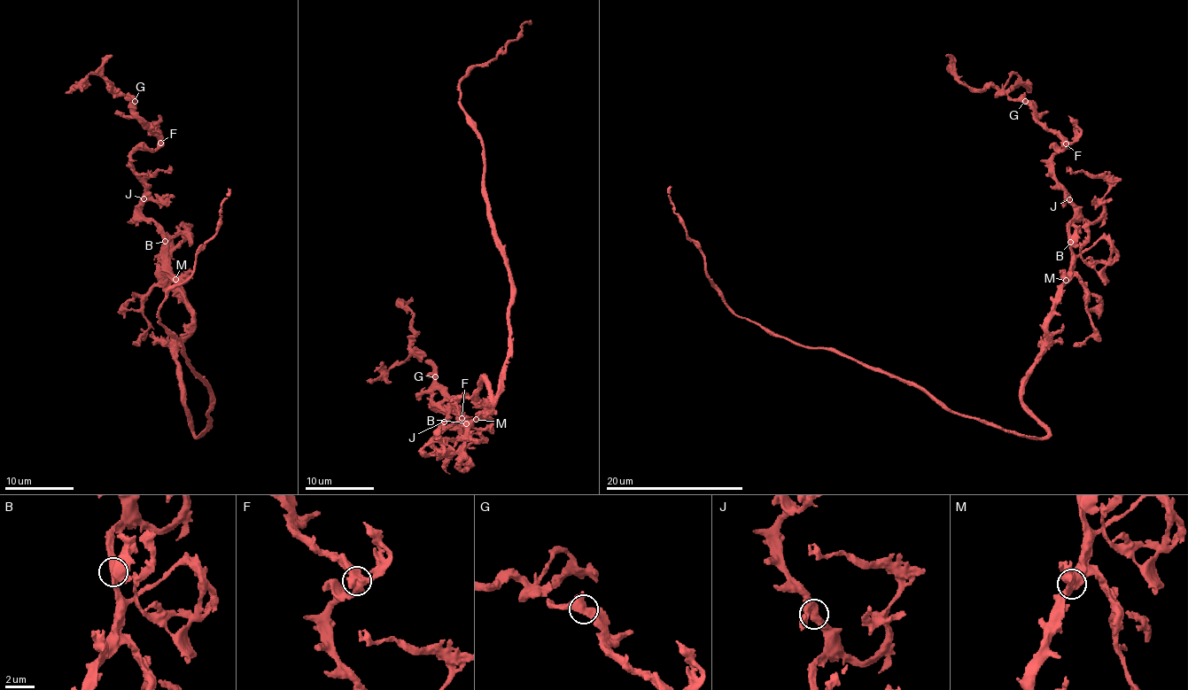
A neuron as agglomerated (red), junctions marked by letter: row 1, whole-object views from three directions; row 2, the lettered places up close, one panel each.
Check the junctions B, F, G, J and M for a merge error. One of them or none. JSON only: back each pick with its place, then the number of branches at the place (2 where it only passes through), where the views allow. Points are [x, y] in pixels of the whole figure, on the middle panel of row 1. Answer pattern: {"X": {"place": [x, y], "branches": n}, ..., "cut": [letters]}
{"cut": []}

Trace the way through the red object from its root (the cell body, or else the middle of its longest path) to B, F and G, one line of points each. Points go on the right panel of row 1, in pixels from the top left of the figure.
B: (1044, 428), (1022, 401), (1022, 377), (1047, 343), (1049, 312), (1057, 298), (1062, 281), (1071, 272), (1069, 243)
F: (1044, 428), (1022, 401), (1022, 377), (1071, 272), (1075, 209), (1053, 173), (1066, 144)
G: (1044, 428), (1022, 401), (1022, 377), (1071, 272), (1075, 209), (1053, 173), (1064, 143), (1024, 100)

